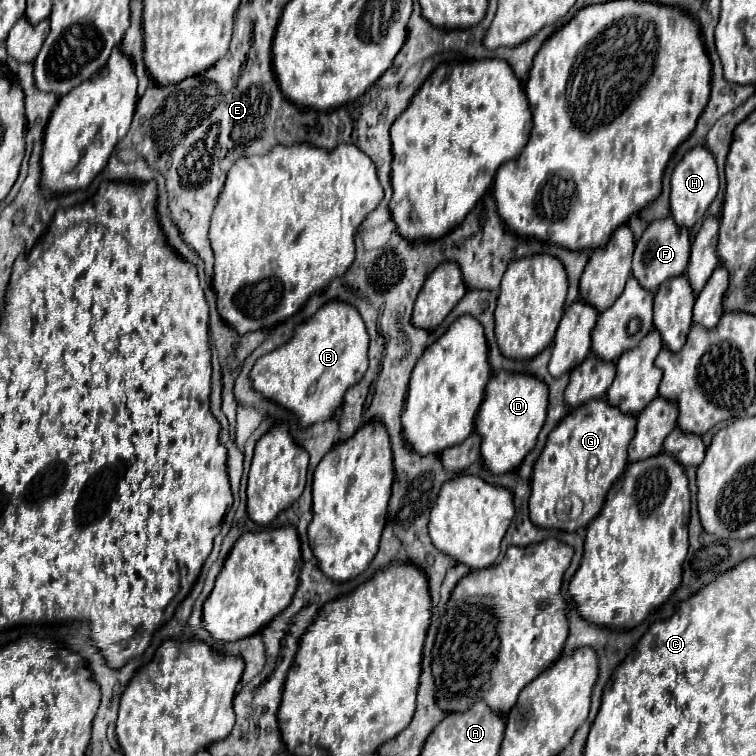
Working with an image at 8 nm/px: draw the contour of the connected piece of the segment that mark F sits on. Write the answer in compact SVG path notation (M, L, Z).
M672 216L654 220L636 242L634 250L634 278L648 290L656 290L664 280L684 274L690 258L690 232L684 226L678 226Z

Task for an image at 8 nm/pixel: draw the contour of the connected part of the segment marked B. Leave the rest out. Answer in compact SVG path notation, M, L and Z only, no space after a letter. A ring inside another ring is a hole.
M334 300L300 324L290 342L262 356L254 364L254 388L266 398L292 410L298 416L300 426L316 424L336 414L342 406L344 392L362 380L368 368L366 352L368 334L360 314L350 304Z

